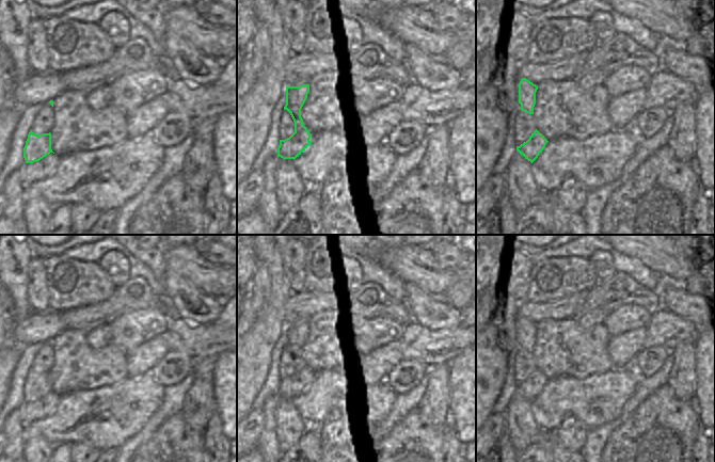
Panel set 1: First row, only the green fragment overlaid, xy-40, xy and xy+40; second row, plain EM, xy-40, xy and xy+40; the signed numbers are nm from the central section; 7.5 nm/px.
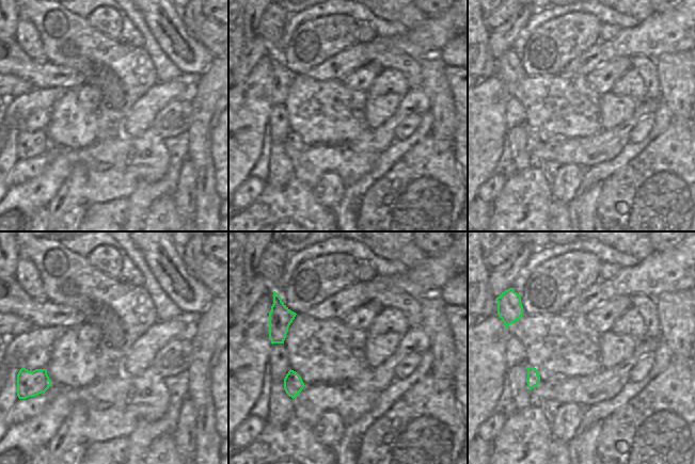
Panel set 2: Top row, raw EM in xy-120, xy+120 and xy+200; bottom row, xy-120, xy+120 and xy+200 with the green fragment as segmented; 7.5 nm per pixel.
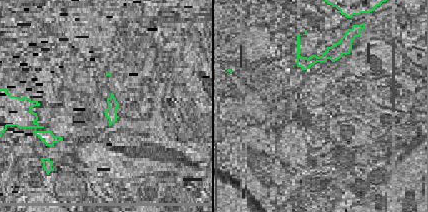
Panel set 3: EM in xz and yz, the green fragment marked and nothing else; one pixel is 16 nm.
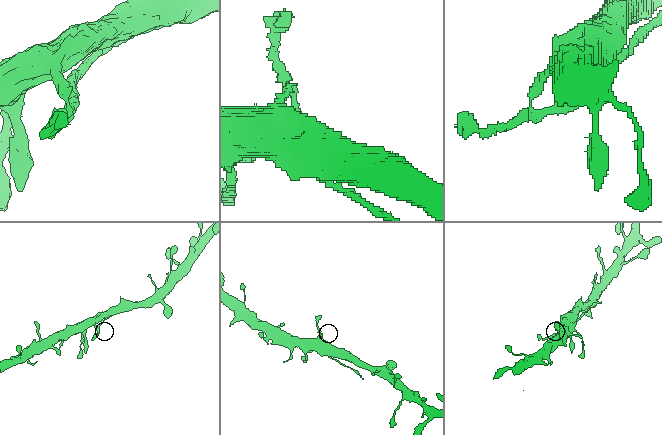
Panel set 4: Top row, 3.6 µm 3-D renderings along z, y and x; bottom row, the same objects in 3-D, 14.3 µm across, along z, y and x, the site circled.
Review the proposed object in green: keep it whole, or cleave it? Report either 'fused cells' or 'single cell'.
fused cells

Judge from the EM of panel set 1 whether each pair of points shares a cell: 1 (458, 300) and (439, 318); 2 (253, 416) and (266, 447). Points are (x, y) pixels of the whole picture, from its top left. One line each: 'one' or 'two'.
1: two
2: two

